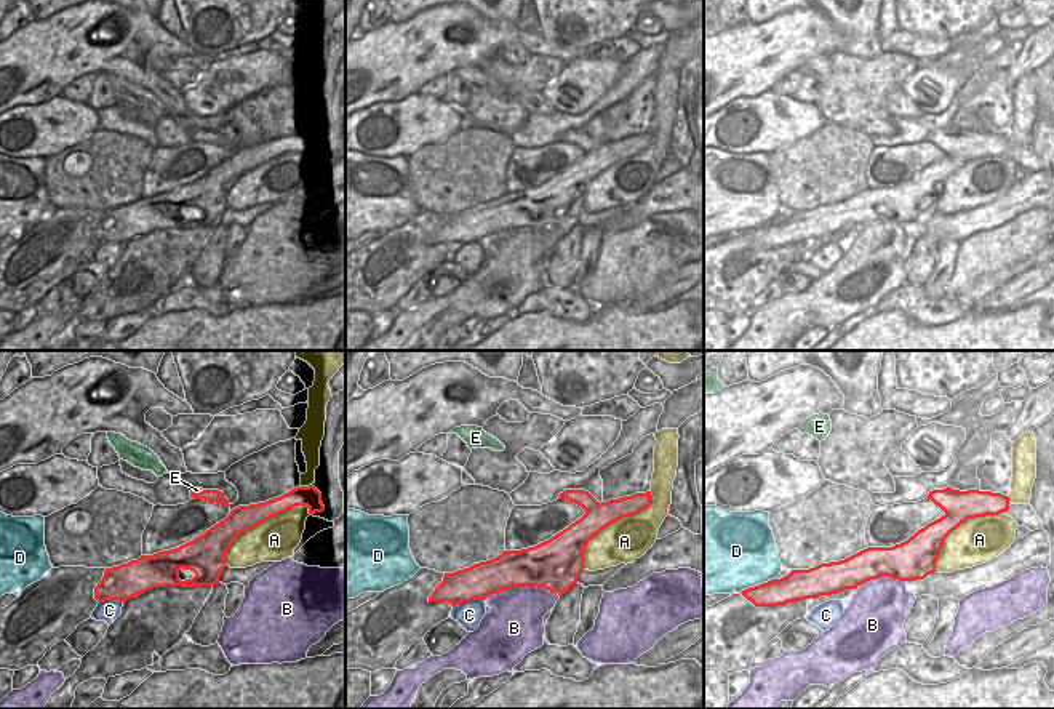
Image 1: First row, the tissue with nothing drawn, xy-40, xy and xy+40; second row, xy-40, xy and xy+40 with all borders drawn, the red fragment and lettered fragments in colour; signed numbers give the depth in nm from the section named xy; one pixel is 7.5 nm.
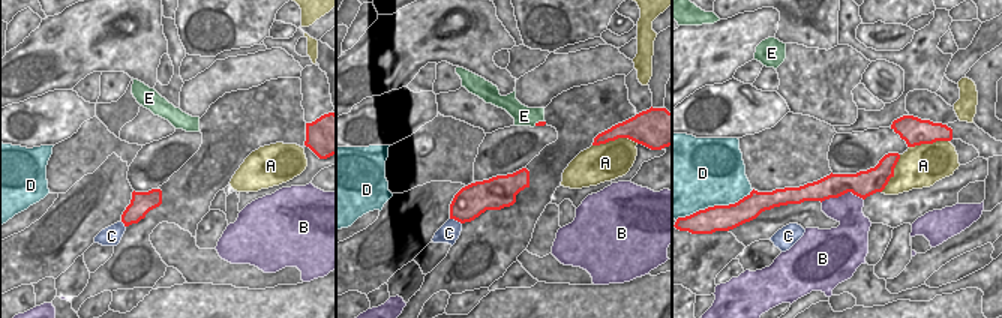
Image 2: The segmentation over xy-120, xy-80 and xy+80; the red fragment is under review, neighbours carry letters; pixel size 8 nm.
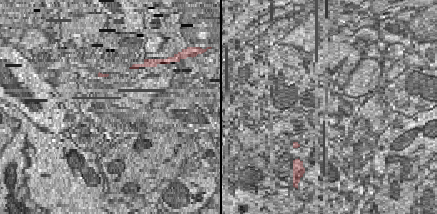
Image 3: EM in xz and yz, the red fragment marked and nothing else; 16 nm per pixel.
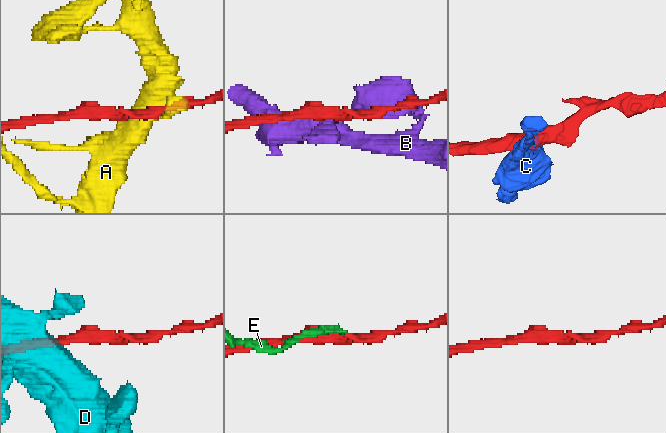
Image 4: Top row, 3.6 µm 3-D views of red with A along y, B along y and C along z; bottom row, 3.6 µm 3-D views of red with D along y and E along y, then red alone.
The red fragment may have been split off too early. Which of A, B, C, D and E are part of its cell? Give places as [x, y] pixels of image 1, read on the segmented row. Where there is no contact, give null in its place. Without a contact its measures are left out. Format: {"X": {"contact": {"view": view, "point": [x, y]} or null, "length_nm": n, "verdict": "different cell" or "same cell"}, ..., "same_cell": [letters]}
{"A": {"contact": {"view": "xy-40", "point": [258, 524]}, "length_nm": 750, "verdict": "different cell"}, "B": {"contact": {"view": "xy", "point": [522, 584]}, "length_nm": 600, "verdict": "different cell"}, "C": {"contact": {"view": "xy", "point": [467, 600]}, "length_nm": 260, "verdict": "different cell"}, "D": {"contact": {"view": "xy+40", "point": [757, 586]}, "length_nm": 320, "verdict": "different cell"}, "E": {"contact": {"view": "xy-40", "point": [199, 492]}, "length_nm": 110, "verdict": "different cell"}, "same_cell": []}

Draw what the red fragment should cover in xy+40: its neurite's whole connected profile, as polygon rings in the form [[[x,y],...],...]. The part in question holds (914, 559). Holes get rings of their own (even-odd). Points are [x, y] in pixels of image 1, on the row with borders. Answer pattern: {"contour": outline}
{"contour": [[[950,487],[926,496],[945,514],[892,547],[867,547],[844,560],[820,563],[809,570],[792,570],[741,594],[755,607],[777,607],[789,602],[832,595],[889,576],[899,581],[924,579],[937,571],[936,562],[945,538],[968,519],[1008,512],[1009,496],[992,491],[960,491]]]}

